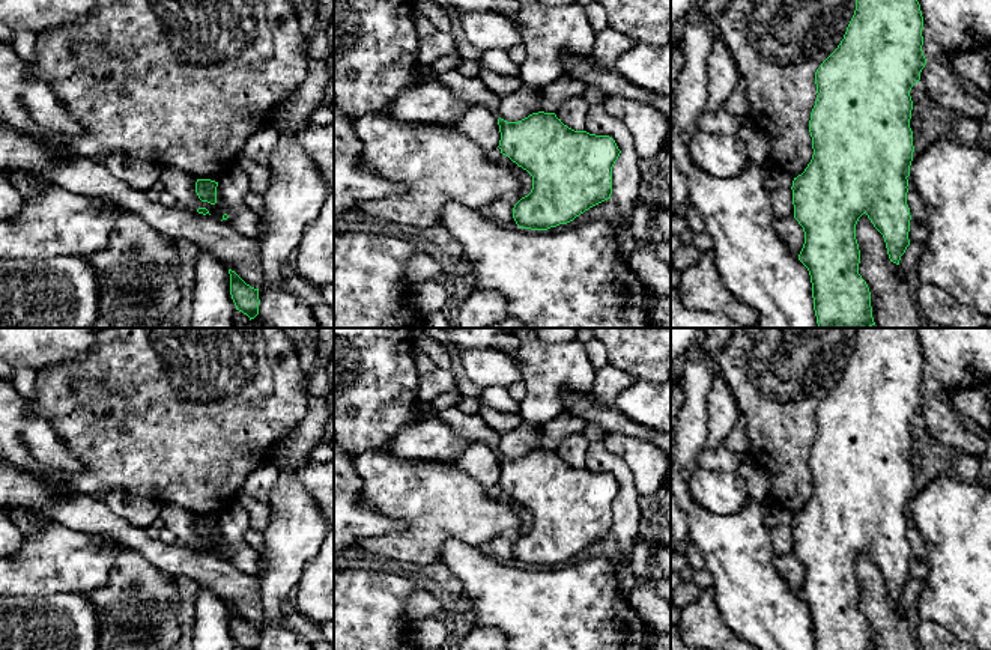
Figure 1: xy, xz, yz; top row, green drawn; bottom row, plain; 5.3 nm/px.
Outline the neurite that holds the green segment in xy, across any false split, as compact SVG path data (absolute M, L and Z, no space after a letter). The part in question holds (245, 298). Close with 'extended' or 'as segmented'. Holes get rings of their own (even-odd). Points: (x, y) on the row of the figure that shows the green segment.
M229 269L230 274L230 295L236 305L236 310L242 311L251 319L259 314L259 289L247 284L235 271Z; as segmented

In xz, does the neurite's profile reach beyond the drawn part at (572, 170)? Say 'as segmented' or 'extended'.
as segmented

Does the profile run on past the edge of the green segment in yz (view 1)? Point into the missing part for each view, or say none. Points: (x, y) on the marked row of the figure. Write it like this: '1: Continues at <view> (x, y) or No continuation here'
1: No continuation here

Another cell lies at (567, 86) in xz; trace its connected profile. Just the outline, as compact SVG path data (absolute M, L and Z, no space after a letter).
M564 75L541 90L541 111L555 113L561 102L573 96L582 96L586 83L573 75Z

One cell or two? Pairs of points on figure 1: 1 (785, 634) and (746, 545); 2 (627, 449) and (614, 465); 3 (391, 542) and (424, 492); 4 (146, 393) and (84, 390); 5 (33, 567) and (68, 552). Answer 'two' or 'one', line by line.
1: one
2: two
3: one
4: two
5: one

